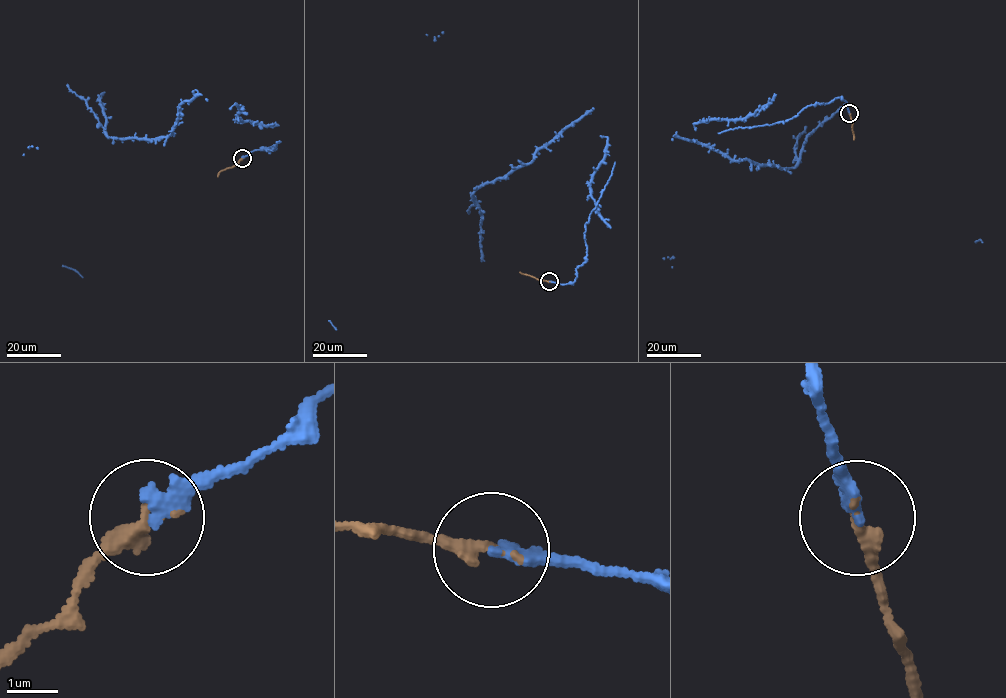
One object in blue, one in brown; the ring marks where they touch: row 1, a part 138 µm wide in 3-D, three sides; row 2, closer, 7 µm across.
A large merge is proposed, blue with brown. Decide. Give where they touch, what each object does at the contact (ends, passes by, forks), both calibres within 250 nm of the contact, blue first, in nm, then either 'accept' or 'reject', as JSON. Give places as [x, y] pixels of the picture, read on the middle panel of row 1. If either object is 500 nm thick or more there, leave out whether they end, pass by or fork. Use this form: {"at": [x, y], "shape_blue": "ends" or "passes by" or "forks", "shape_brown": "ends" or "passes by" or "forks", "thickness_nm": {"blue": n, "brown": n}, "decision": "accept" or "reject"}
{"at": [549, 281], "shape_blue": "ends", "shape_brown": "ends", "thickness_nm": {"blue": 280, "brown": 320}, "decision": "accept"}

